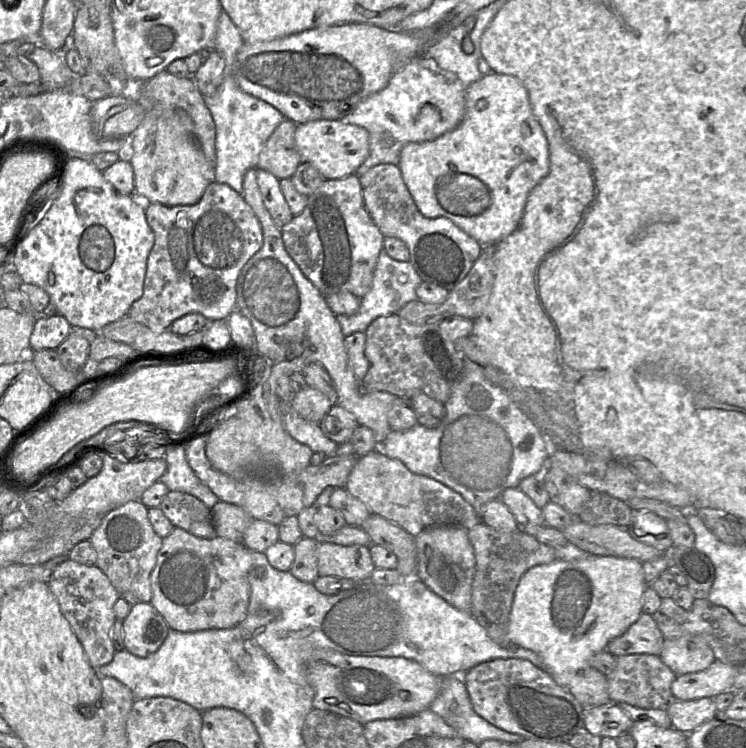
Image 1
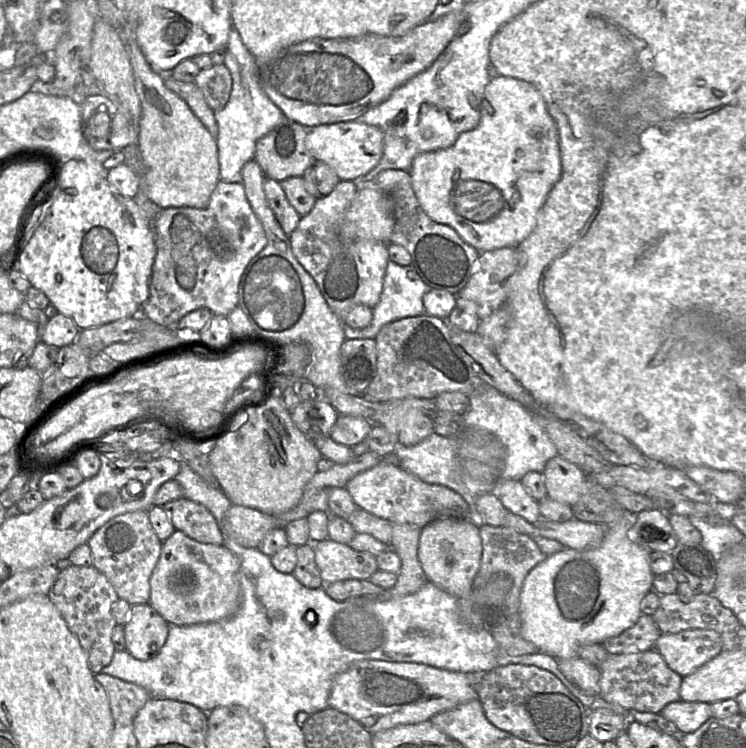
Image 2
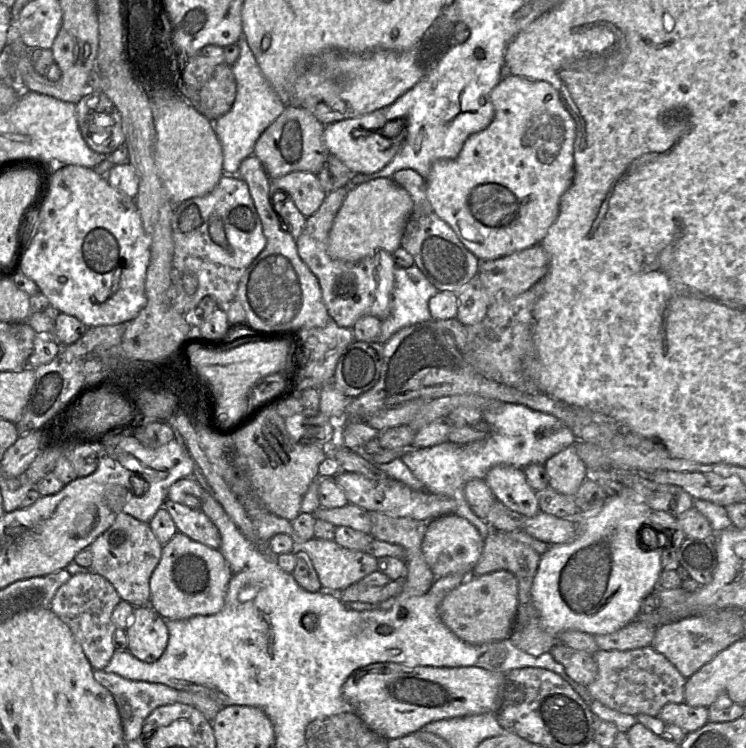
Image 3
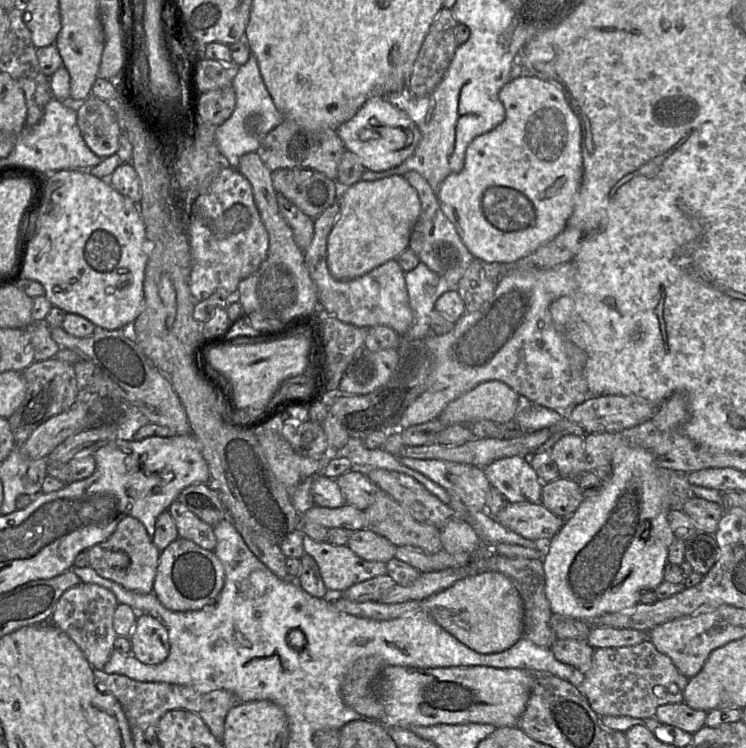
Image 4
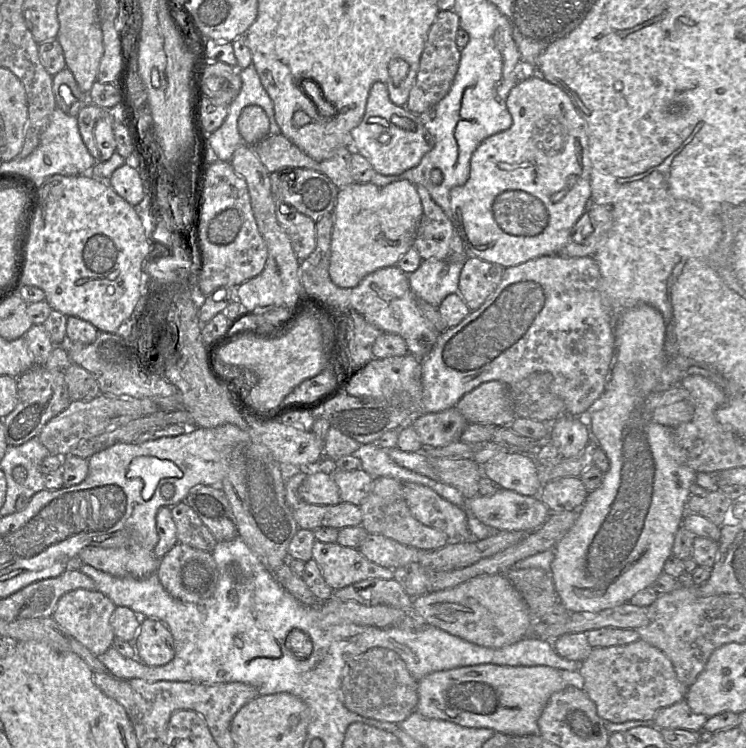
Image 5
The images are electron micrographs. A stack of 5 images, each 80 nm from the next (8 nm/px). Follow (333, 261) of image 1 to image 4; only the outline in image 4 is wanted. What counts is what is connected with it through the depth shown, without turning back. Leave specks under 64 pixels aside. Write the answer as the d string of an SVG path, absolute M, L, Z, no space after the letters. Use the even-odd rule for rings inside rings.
M335 201L314 219L314 234L310 245L303 251L304 263L317 288L319 308L341 322L357 327L387 326L404 336L413 322L413 311L405 283L405 272L396 259L389 260L370 272L346 281L332 277L327 266L327 240L340 211Z

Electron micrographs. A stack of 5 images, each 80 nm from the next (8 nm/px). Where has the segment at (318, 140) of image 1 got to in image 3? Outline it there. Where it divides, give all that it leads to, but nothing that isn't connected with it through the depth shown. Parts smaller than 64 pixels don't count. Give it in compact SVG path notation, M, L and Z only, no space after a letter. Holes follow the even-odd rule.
M381 109L375 110L369 114L365 114L359 117L344 119L341 121L334 122L329 125L325 125L323 138L325 145L327 146L330 155L334 155L341 162L347 166L347 168L353 174L372 174L378 172L382 168L384 168L398 153L401 149L404 140L406 138L406 130L402 127L402 120L393 120L389 122L393 122L389 126L389 131L392 130L392 127L398 126L398 134L392 137L386 137L382 135L382 130L386 126L388 119L385 117L383 111Z

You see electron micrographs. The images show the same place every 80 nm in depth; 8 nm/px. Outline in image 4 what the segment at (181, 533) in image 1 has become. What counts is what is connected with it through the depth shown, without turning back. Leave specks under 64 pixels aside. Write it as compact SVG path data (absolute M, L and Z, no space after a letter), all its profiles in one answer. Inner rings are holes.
M178 537L160 554L153 593L172 611L194 611L215 603L225 584L225 570L214 551Z

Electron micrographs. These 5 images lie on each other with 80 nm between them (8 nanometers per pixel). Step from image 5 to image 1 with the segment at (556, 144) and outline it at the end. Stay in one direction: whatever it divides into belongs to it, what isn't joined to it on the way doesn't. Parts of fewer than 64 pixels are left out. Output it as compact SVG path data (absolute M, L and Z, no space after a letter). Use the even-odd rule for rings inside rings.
M494 72L484 75L467 88L465 102L464 117L456 128L435 140L405 145L398 167L425 217L446 217L483 247L488 247L518 227L530 192L549 173L549 147L533 114L528 92L515 77Z

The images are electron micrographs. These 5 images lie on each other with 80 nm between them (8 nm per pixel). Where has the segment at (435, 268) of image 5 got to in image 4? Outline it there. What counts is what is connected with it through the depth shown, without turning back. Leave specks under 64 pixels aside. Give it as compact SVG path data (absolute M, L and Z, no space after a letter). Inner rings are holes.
M422 262L413 270L405 272L405 283L413 322L402 337L426 339L430 335L430 315L435 302L443 293L452 291L453 286Z

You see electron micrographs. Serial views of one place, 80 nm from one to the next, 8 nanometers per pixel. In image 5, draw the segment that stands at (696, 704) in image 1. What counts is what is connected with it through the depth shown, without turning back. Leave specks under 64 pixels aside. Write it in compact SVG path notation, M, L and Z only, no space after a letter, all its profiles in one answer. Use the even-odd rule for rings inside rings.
M685 699L668 707L661 708L654 716L653 722L658 729L684 729L690 731L703 731L708 717L694 713Z

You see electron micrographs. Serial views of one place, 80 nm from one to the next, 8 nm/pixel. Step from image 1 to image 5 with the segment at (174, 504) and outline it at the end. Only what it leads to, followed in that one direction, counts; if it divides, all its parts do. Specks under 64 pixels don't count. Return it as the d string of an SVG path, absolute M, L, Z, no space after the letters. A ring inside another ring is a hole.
M180 502L171 507L171 514L176 525L178 543L210 553L214 550L218 541L189 505Z

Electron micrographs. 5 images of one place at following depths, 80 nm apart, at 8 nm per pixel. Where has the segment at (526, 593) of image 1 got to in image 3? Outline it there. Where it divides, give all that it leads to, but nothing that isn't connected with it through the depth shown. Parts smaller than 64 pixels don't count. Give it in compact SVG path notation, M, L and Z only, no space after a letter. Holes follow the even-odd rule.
M625 486L620 493L615 496L609 496L605 504L597 513L584 513L578 514L576 518L571 518L575 520L577 524L577 535L576 537L567 543L563 544L553 544L550 545L550 548L541 556L541 561L535 575L533 585L532 585L532 598L534 604L538 610L540 621L542 623L543 628L547 633L551 636L558 638L559 635L568 630L576 630L585 632L591 635L604 635L613 633L622 627L628 625L632 621L634 621L637 616L641 613L641 605L642 601L649 593L652 591L656 591L658 587L658 580L661 572L663 571L661 568L661 548L653 548L653 547L645 547L643 544L652 543L655 541L654 535L651 538L645 537L650 536L649 533L651 531L647 526L644 526L648 523L649 515L653 509L651 509L644 498L637 493L634 489Z

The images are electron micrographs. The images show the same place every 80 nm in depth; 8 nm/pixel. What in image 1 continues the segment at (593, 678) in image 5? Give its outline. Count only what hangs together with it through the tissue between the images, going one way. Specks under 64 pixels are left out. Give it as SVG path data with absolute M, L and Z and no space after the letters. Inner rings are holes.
M629 654L616 656L613 671L606 676L611 703L626 703L643 709L666 709L674 700L671 684L676 677L659 656Z

